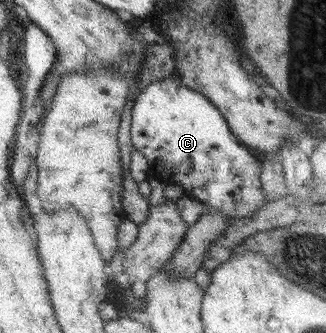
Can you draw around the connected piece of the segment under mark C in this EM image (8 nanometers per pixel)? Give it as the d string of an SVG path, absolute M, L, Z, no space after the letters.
M177 77L157 79L145 86L135 99L130 137L134 150L144 154L148 160L149 178L157 178L167 185L179 184L185 190L184 195L234 219L253 214L267 202L261 190L259 156L229 130L221 112L204 94L179 84L178 81Z

